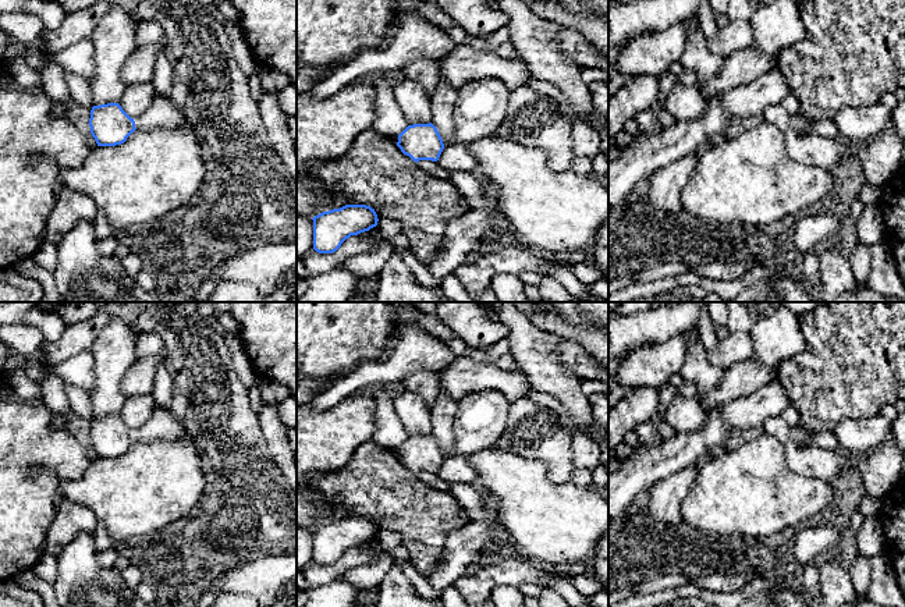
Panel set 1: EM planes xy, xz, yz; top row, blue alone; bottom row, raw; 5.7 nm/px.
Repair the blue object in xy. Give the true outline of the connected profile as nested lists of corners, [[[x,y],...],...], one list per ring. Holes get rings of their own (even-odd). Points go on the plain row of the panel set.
[[[155,404],[150,418],[135,432],[118,415],[93,418],[89,439],[97,458],[116,458],[127,452],[135,443],[155,443],[187,436],[184,420],[175,418],[168,408]]]

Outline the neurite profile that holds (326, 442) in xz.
[[[358,390],[337,405],[313,412],[308,404],[297,408],[297,526],[310,529],[317,518],[333,508],[340,508],[334,500],[320,500],[310,490],[310,483],[320,476],[343,469],[354,452],[373,440],[376,432],[375,390]]]

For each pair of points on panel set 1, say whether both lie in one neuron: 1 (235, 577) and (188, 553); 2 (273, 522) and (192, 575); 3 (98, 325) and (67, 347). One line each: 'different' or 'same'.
1: different
2: different
3: same

